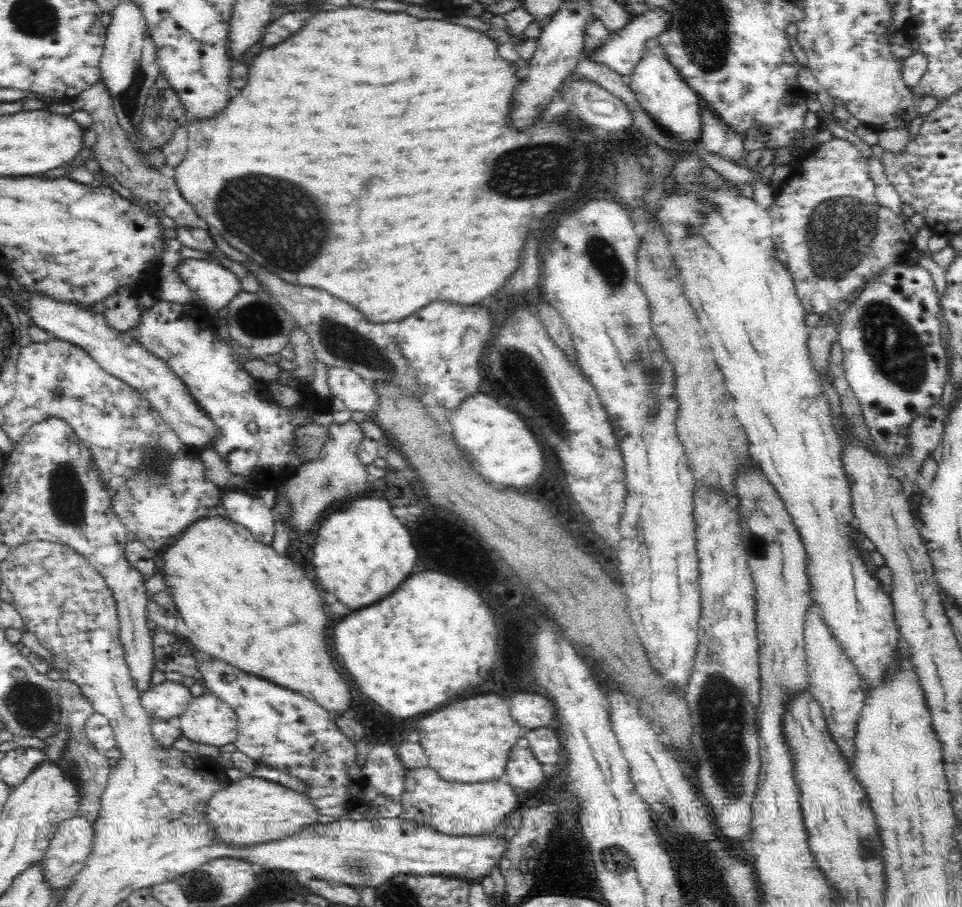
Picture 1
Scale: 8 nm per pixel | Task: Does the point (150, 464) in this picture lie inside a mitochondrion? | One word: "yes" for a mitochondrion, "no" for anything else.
yes

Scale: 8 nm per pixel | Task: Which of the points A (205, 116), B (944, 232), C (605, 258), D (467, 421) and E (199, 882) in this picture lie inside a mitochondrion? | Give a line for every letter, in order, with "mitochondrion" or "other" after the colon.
A: other
B: other
C: mitochondrion
D: other
E: mitochondrion

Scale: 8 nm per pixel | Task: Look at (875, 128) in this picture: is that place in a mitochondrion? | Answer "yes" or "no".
no

